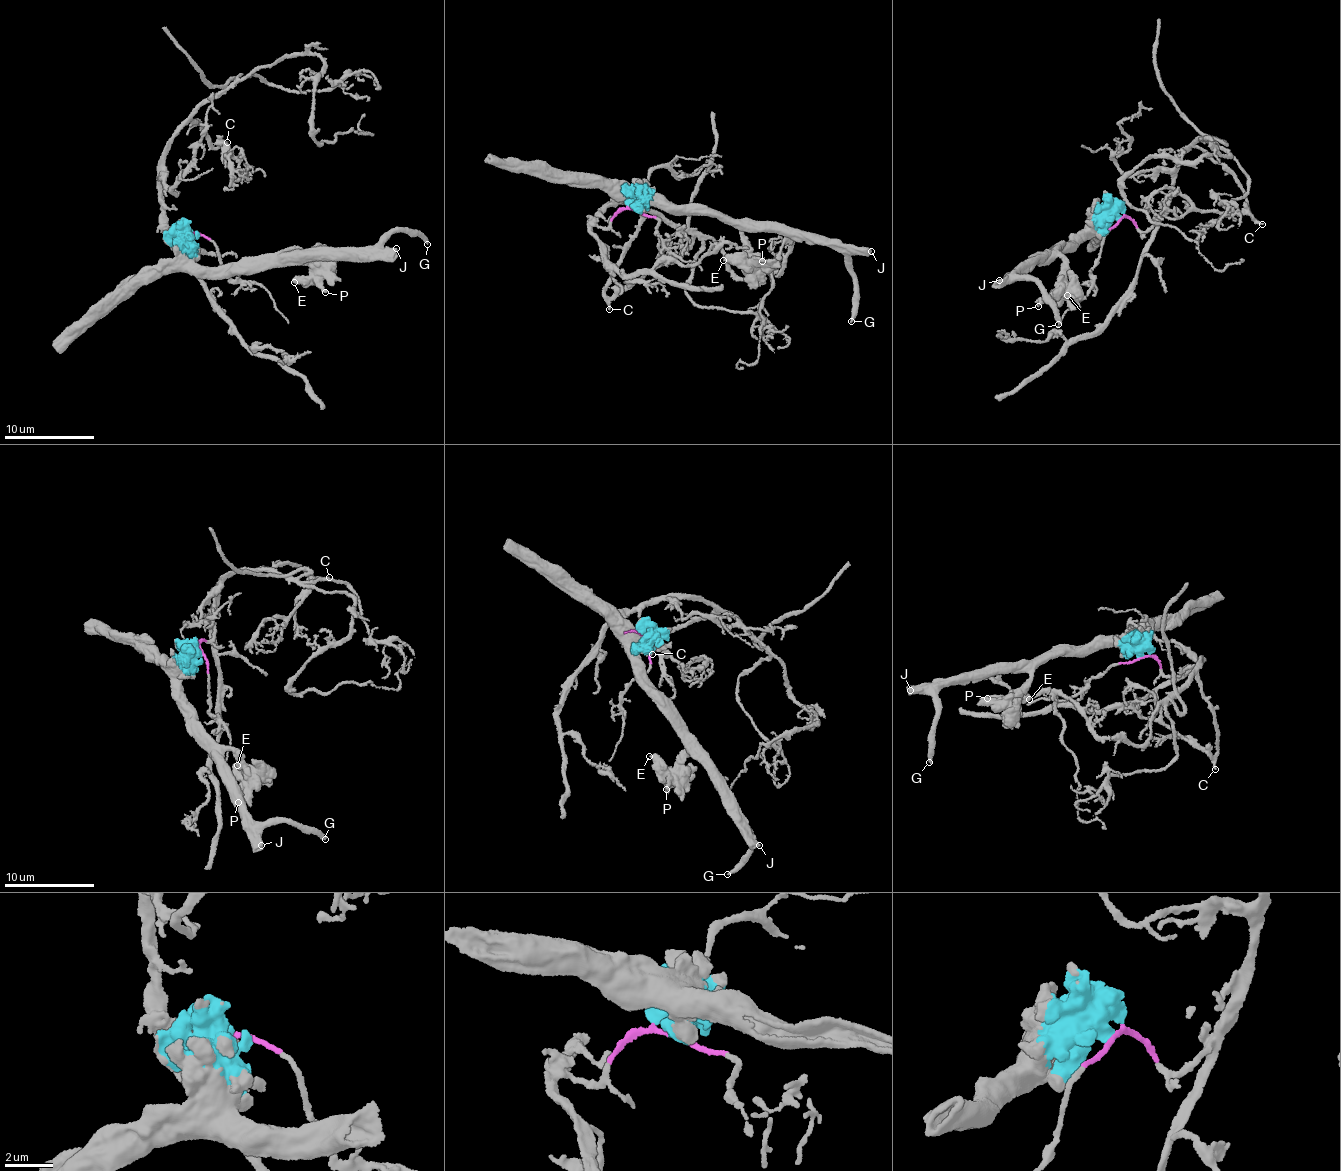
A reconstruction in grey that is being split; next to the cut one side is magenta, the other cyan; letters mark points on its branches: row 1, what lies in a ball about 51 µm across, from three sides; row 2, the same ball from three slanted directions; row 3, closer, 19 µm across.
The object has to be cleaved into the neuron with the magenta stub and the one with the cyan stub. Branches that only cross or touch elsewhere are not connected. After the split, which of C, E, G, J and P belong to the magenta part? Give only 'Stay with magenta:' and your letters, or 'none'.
Stay with magenta: C

